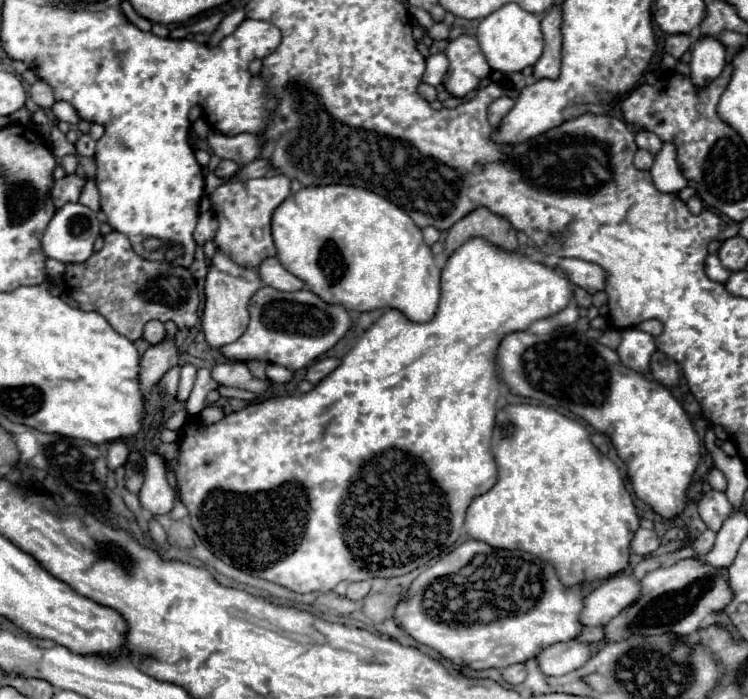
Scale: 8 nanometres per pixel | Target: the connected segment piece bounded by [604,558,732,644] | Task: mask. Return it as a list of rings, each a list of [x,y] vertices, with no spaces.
[[[696,558],[682,560],[670,568],[658,568],[646,574],[640,580],[640,586],[642,588],[636,602],[624,608],[624,612],[620,612],[604,626],[606,644],[616,640],[628,640],[628,636],[634,634],[674,634],[676,638],[684,638],[696,632],[708,614],[722,610],[732,598],[732,592],[728,588],[728,570],[716,570]]]

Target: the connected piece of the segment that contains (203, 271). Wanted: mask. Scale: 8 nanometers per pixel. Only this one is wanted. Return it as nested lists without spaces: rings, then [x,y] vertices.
[[[197,246],[194,258],[194,264],[190,266],[190,272],[194,274],[194,278],[204,278],[208,274],[208,266],[206,266],[206,260],[204,260],[204,252],[202,248]]]

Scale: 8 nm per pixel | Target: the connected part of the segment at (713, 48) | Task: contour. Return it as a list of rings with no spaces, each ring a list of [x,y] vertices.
[[[704,36],[696,40],[690,60],[690,76],[694,84],[698,86],[708,84],[710,80],[720,76],[724,66],[726,66],[726,48],[718,38]]]

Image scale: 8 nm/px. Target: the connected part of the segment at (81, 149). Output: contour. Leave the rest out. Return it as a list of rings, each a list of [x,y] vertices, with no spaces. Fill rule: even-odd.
[[[82,134],[78,140],[76,140],[76,152],[80,154],[80,156],[94,156],[94,152],[96,152],[96,142],[88,136],[88,134]]]

